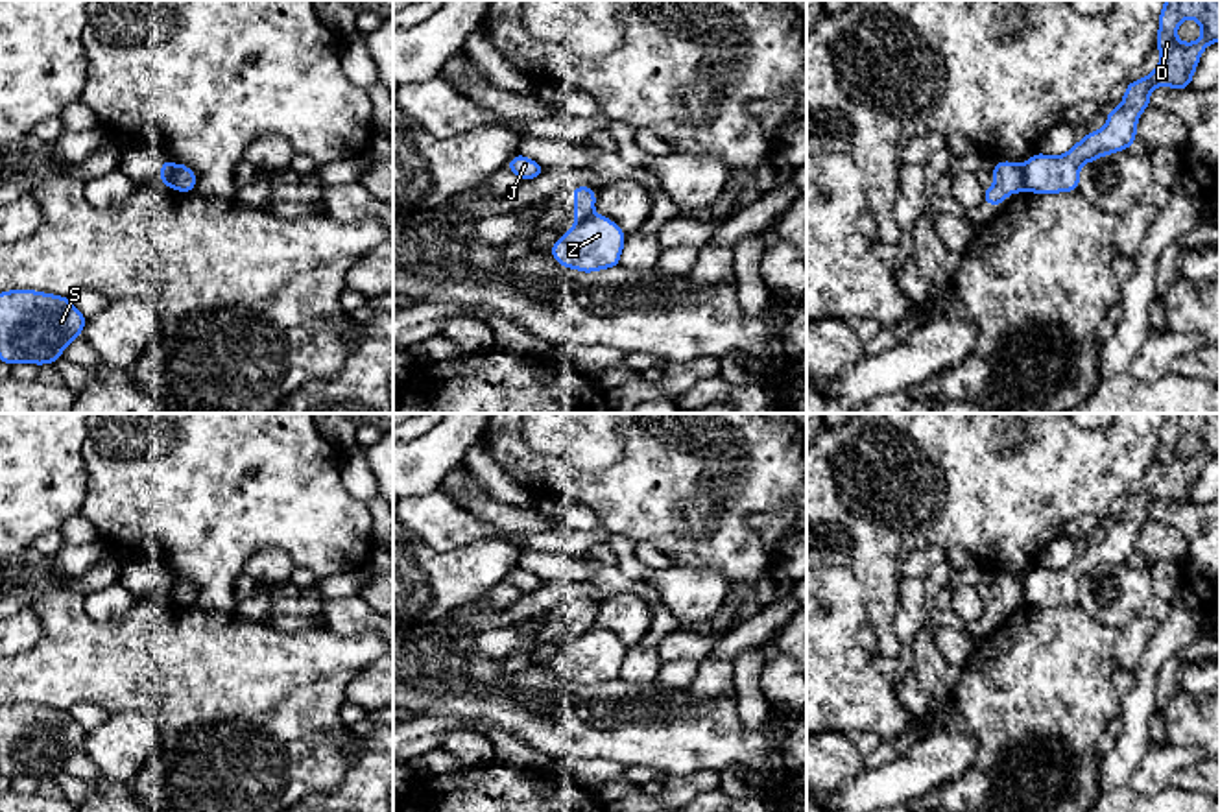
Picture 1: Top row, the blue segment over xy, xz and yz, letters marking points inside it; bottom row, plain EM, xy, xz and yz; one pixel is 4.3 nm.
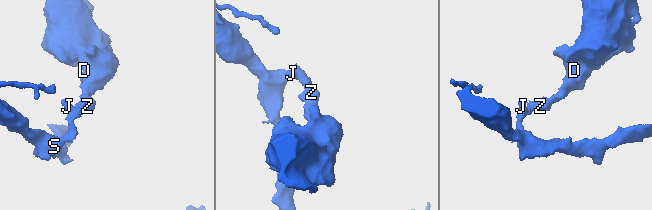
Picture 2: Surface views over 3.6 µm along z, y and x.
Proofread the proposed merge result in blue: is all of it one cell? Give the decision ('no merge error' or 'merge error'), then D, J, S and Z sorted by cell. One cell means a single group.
merge error; D Z / J S

